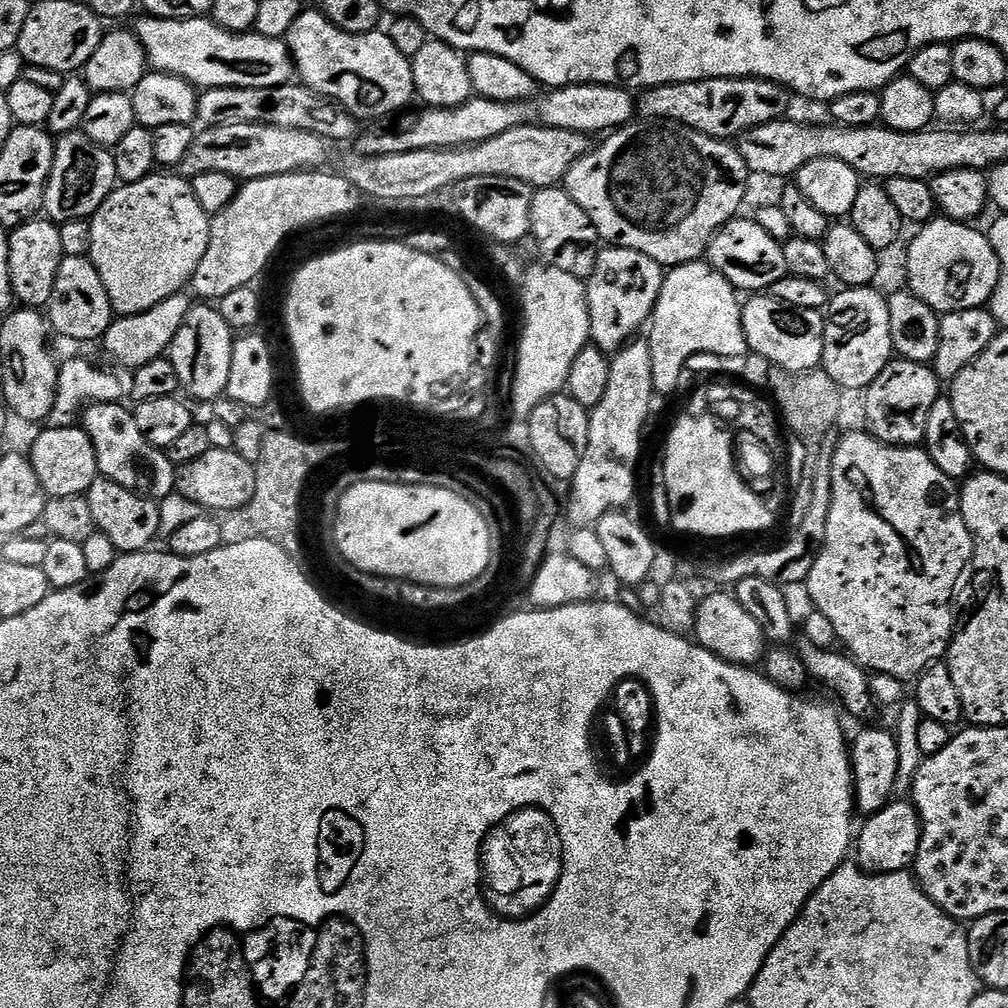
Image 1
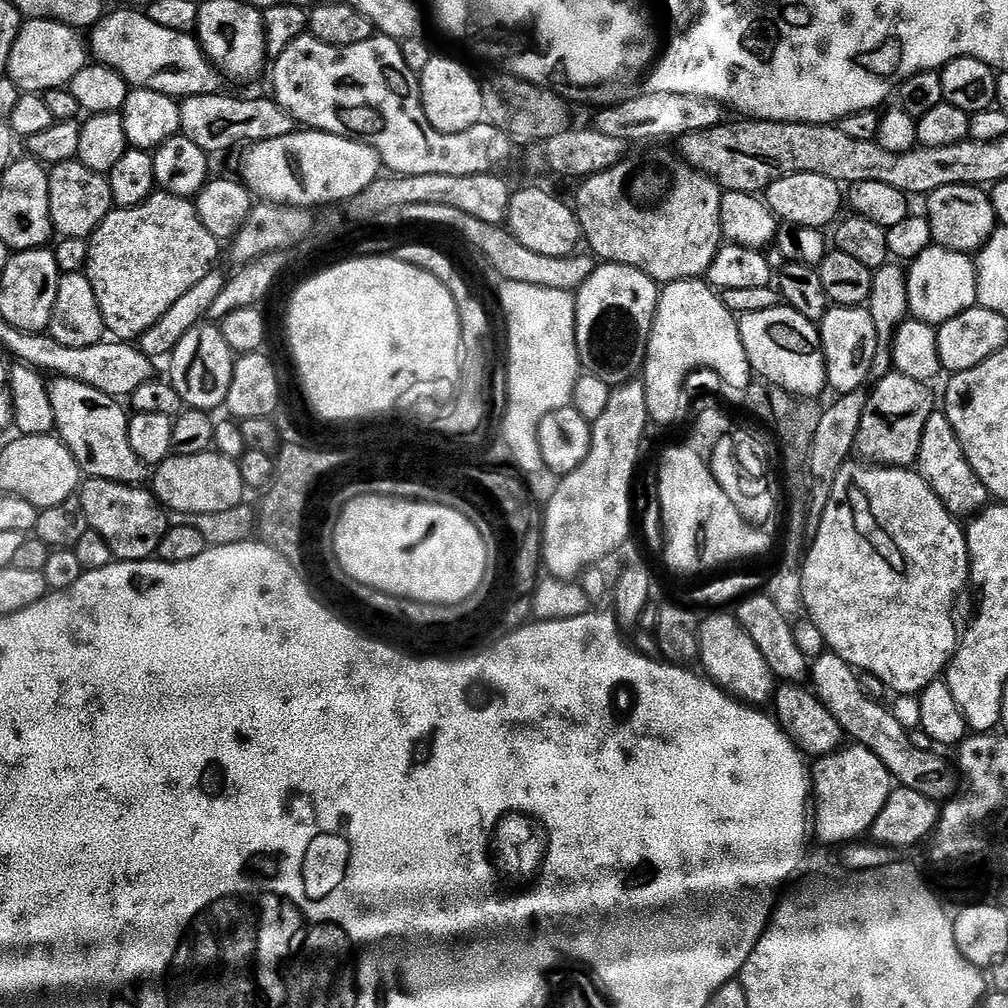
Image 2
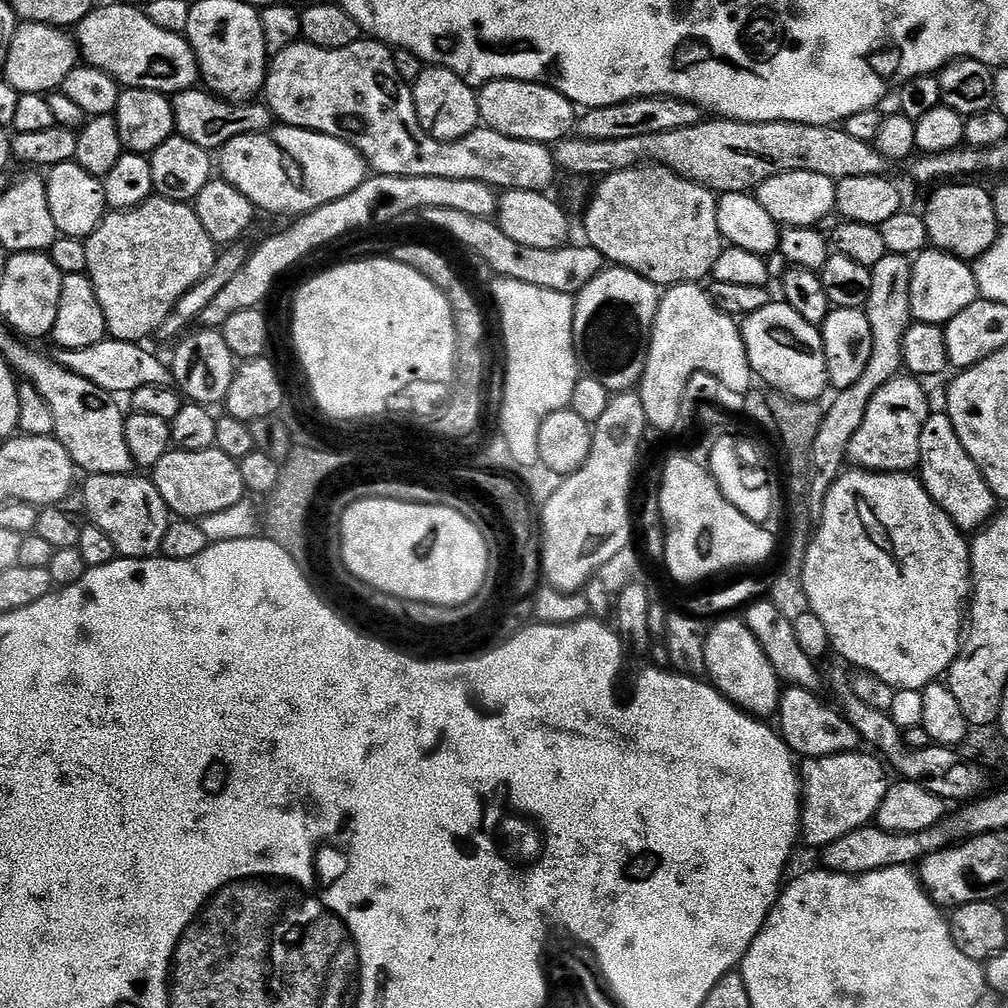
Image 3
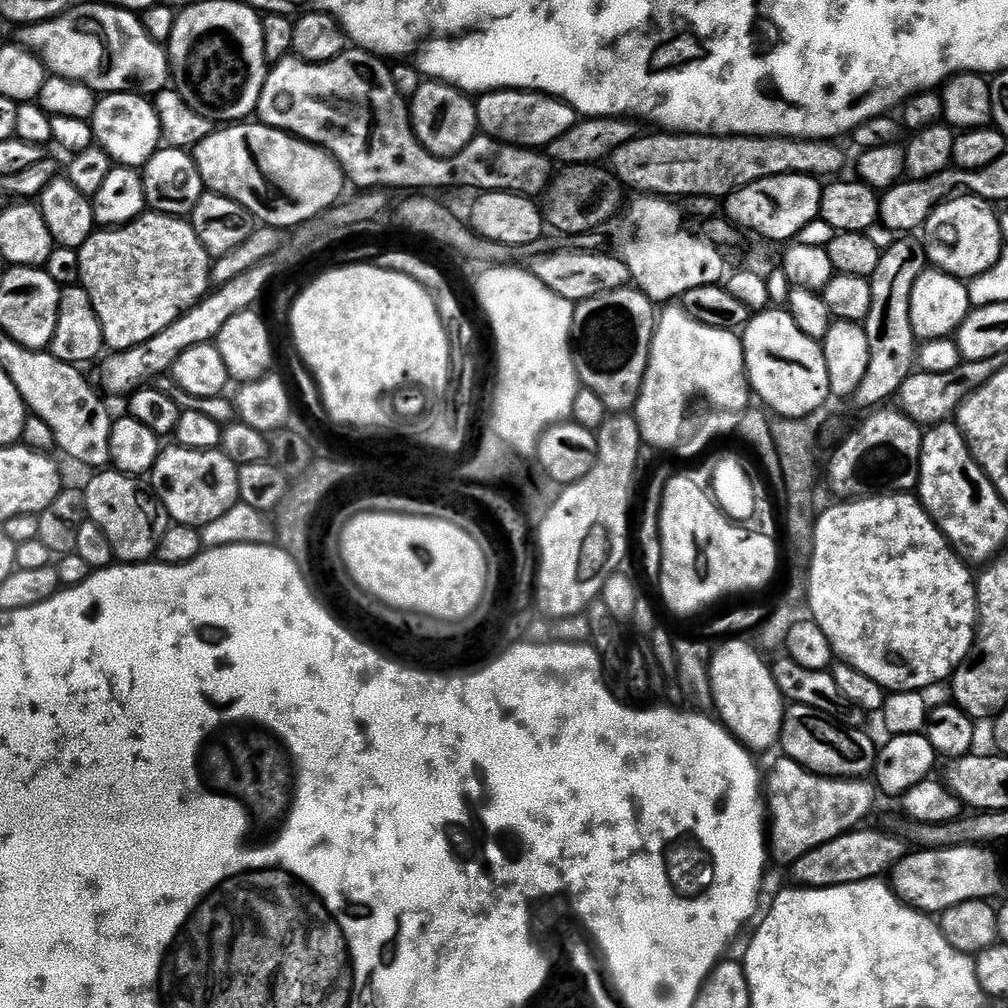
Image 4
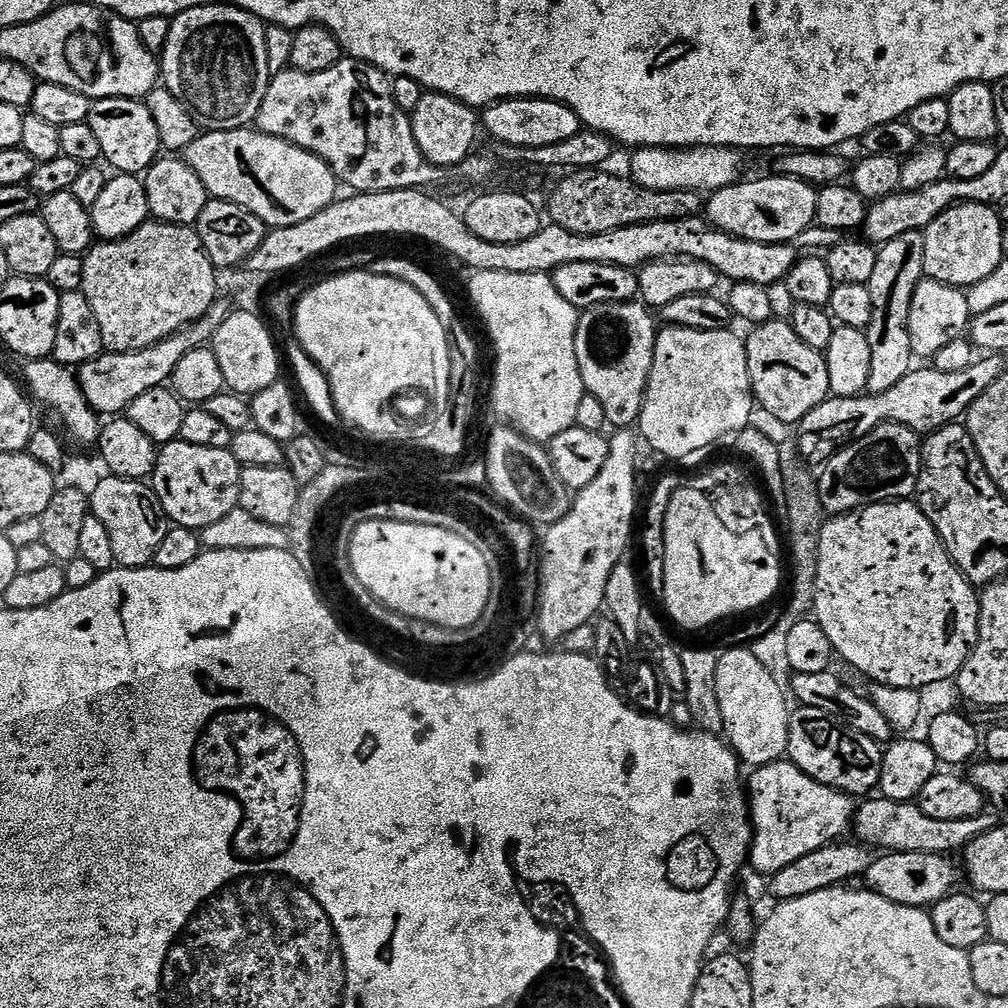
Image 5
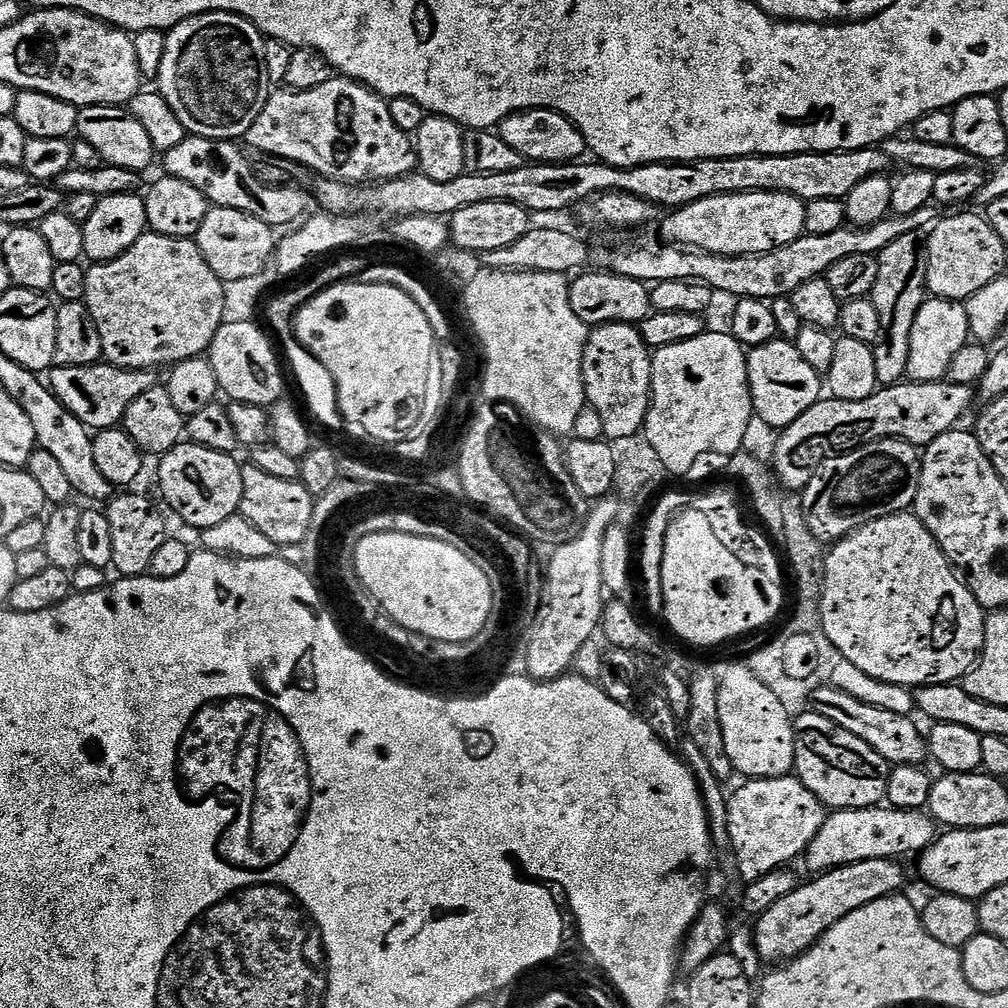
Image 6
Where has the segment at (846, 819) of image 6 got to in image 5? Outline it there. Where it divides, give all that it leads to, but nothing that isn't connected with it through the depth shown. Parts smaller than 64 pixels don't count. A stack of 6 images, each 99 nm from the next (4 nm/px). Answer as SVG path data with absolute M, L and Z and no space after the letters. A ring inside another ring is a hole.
M876 798L865 799L857 807L854 817L854 832L856 828L855 839L867 844L873 850L909 852L910 854L938 854L939 856L948 856L953 854L952 852L960 854L970 842L974 842L974 838L978 838L983 832L989 832L998 823L997 817L988 816L989 814L981 814L974 818L930 818L930 814L926 814L926 810L922 810L919 803L916 802L890 801L883 798L872 799Z

